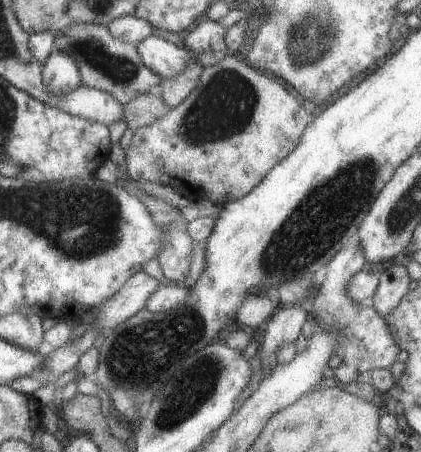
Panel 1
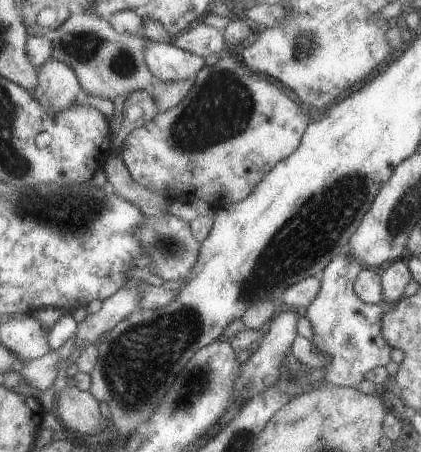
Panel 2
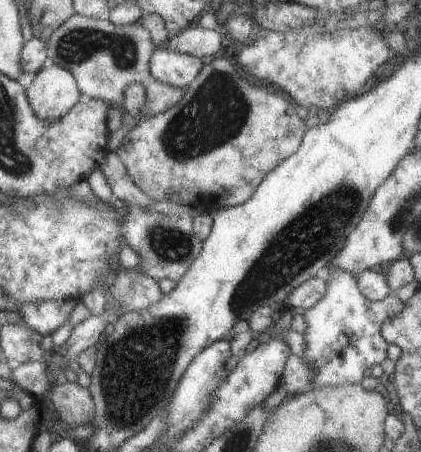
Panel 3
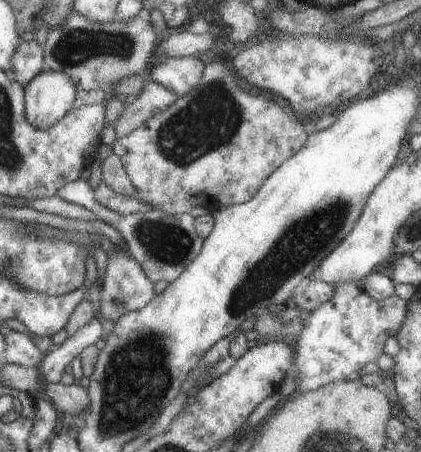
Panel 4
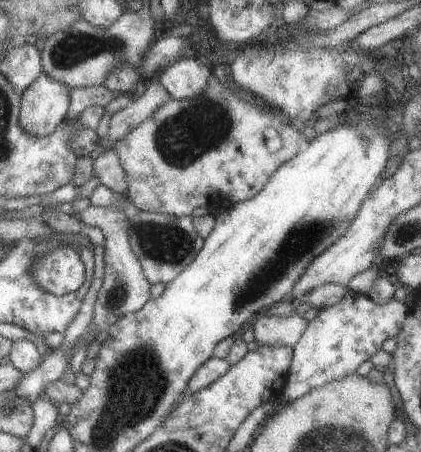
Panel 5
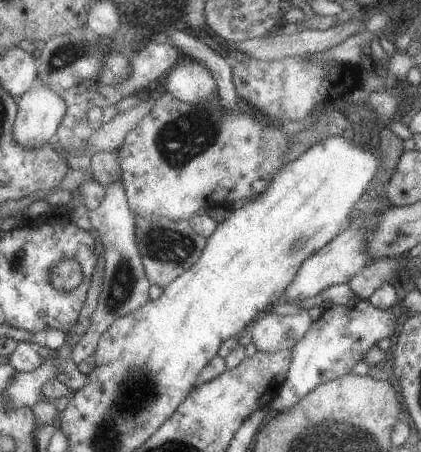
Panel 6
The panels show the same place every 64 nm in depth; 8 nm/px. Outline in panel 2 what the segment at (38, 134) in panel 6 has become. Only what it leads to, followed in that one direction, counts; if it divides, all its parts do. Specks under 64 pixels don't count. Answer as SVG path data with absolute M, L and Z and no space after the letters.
M49 58L37 68L37 90L29 92L47 112L69 110L75 102L81 86L73 68L61 60Z

